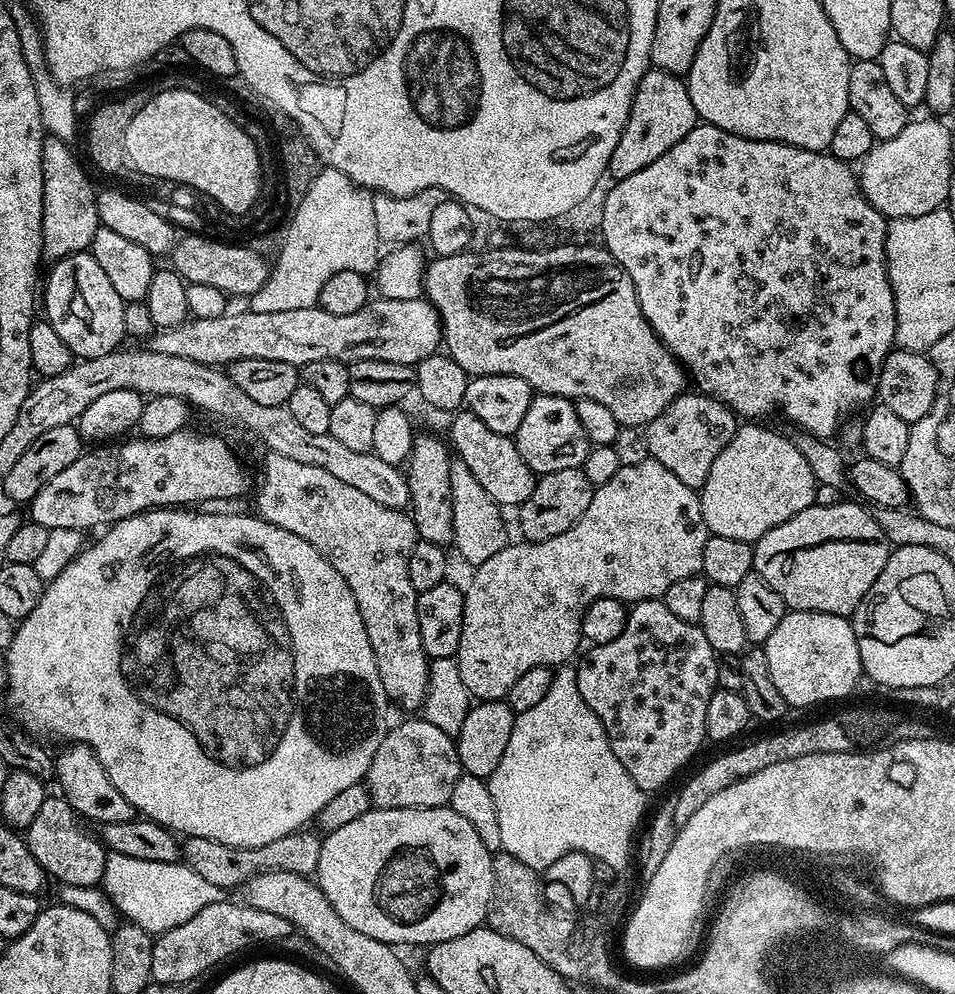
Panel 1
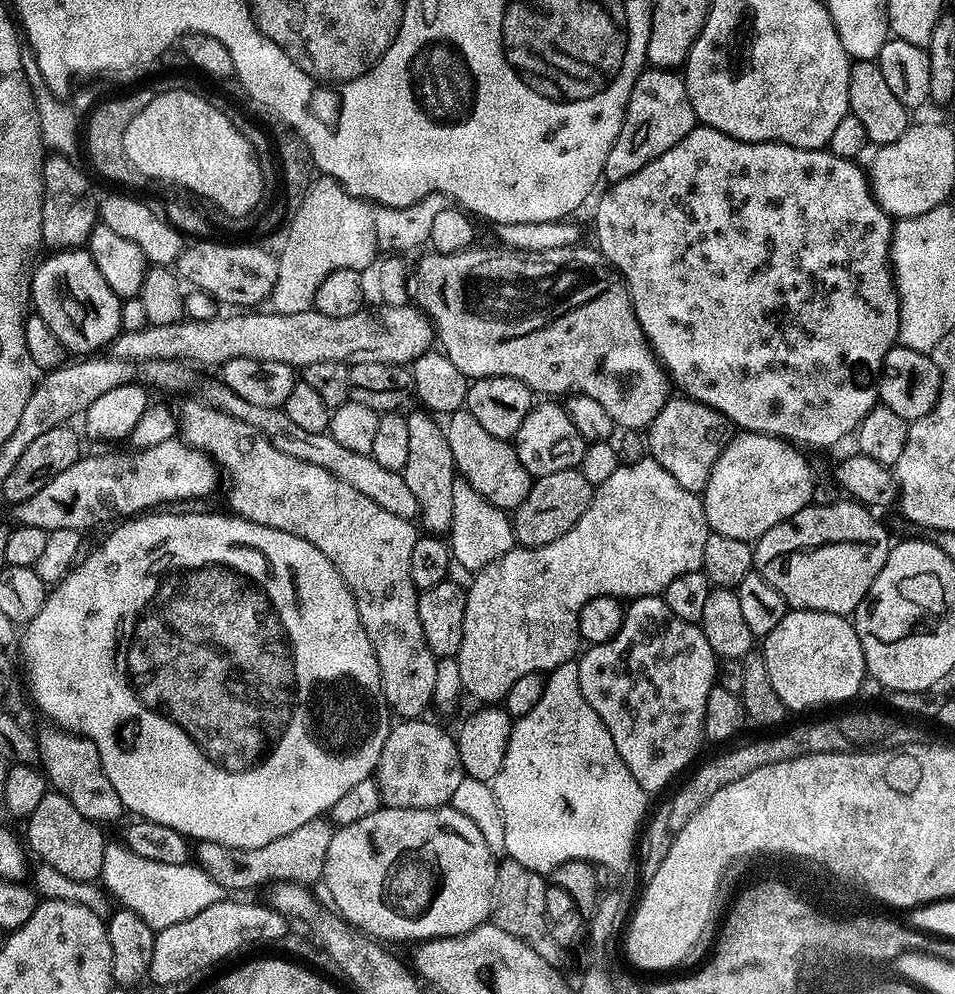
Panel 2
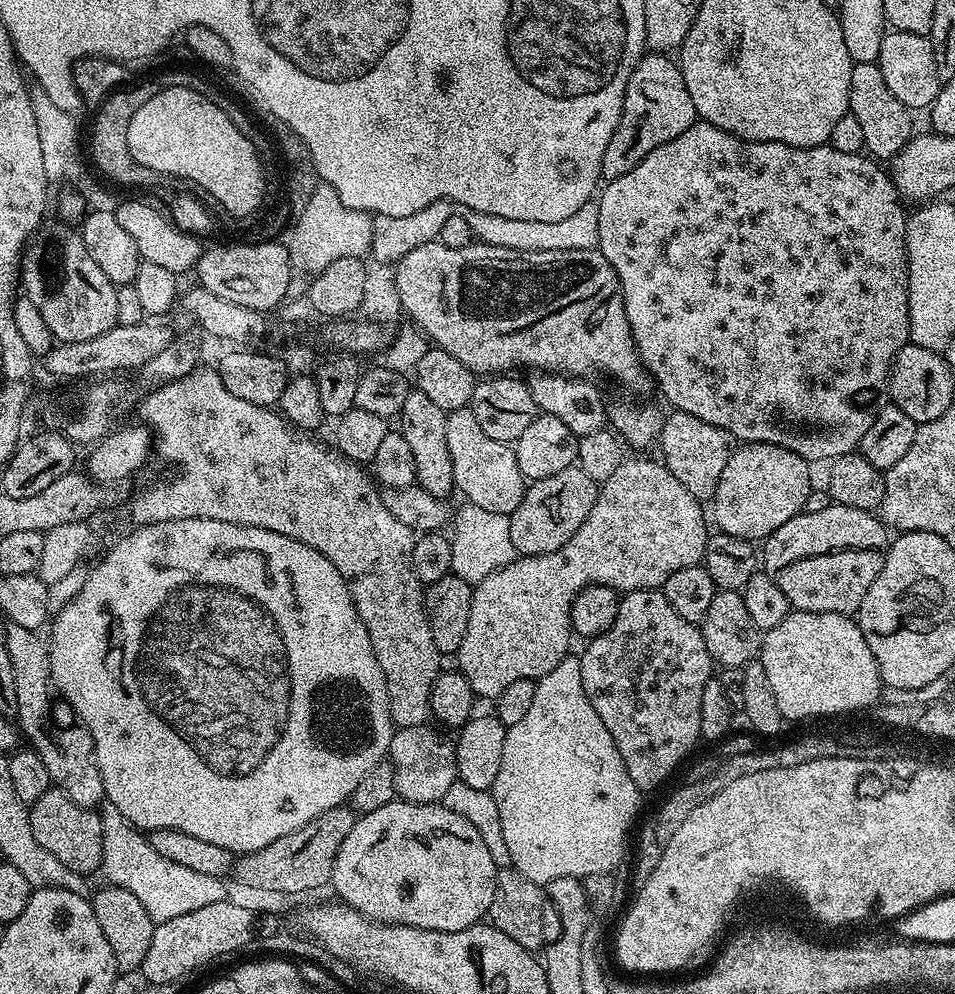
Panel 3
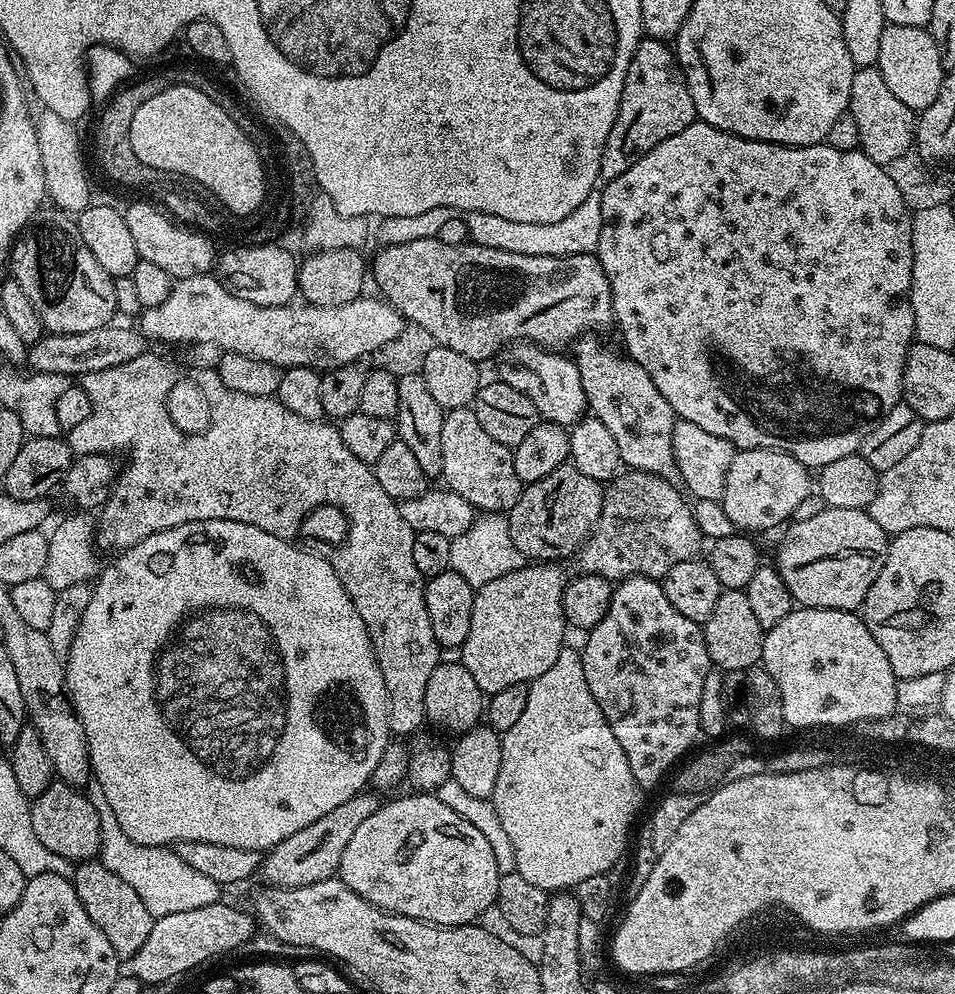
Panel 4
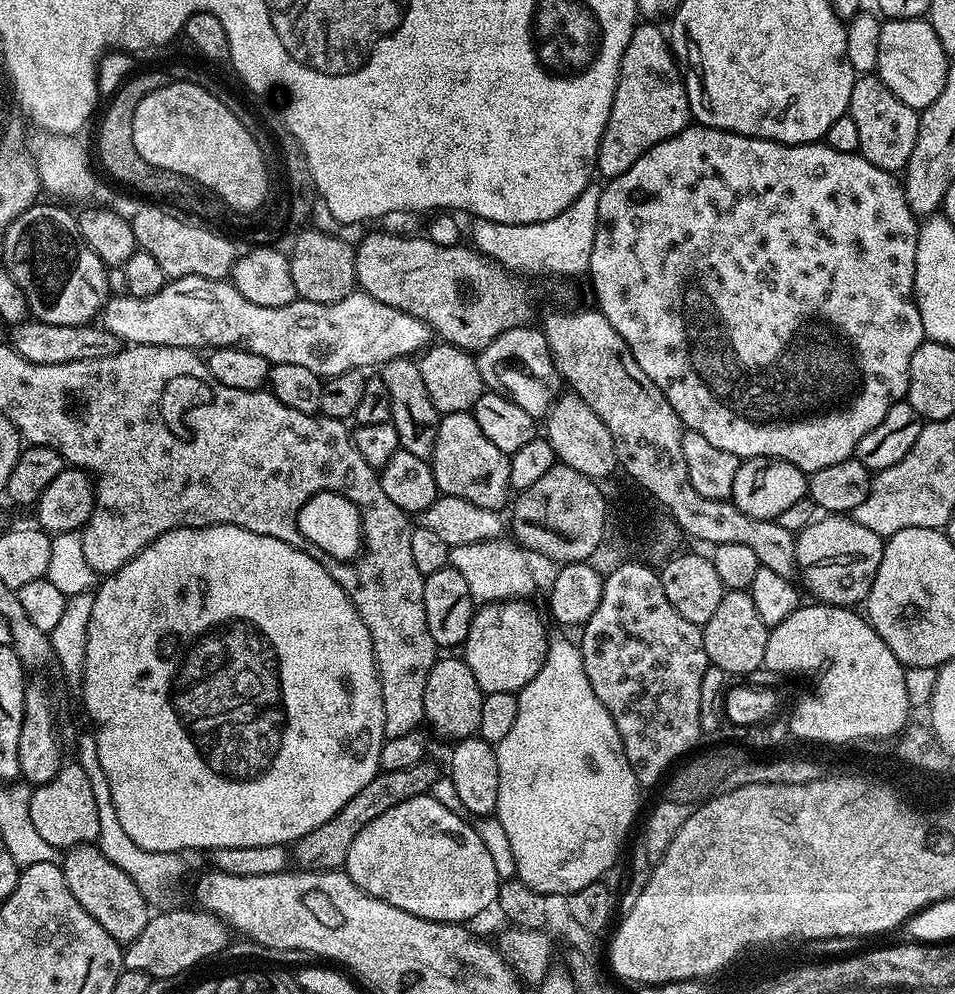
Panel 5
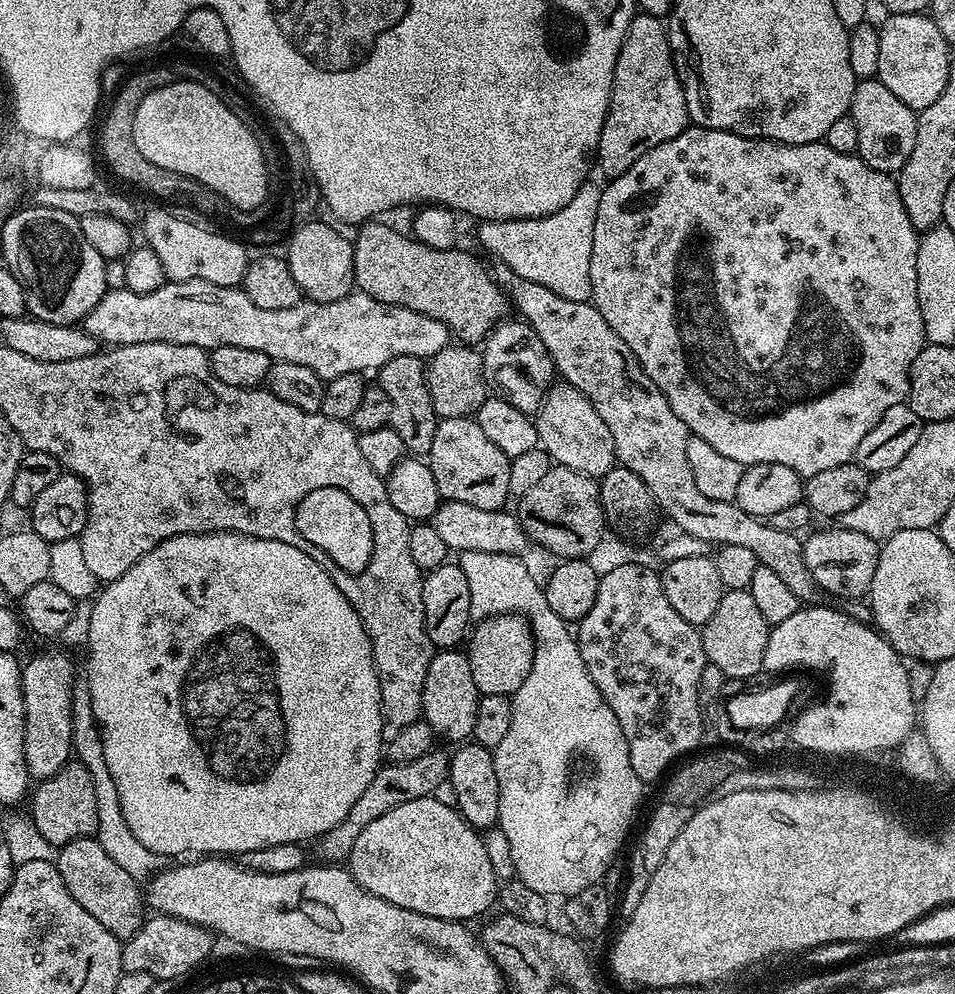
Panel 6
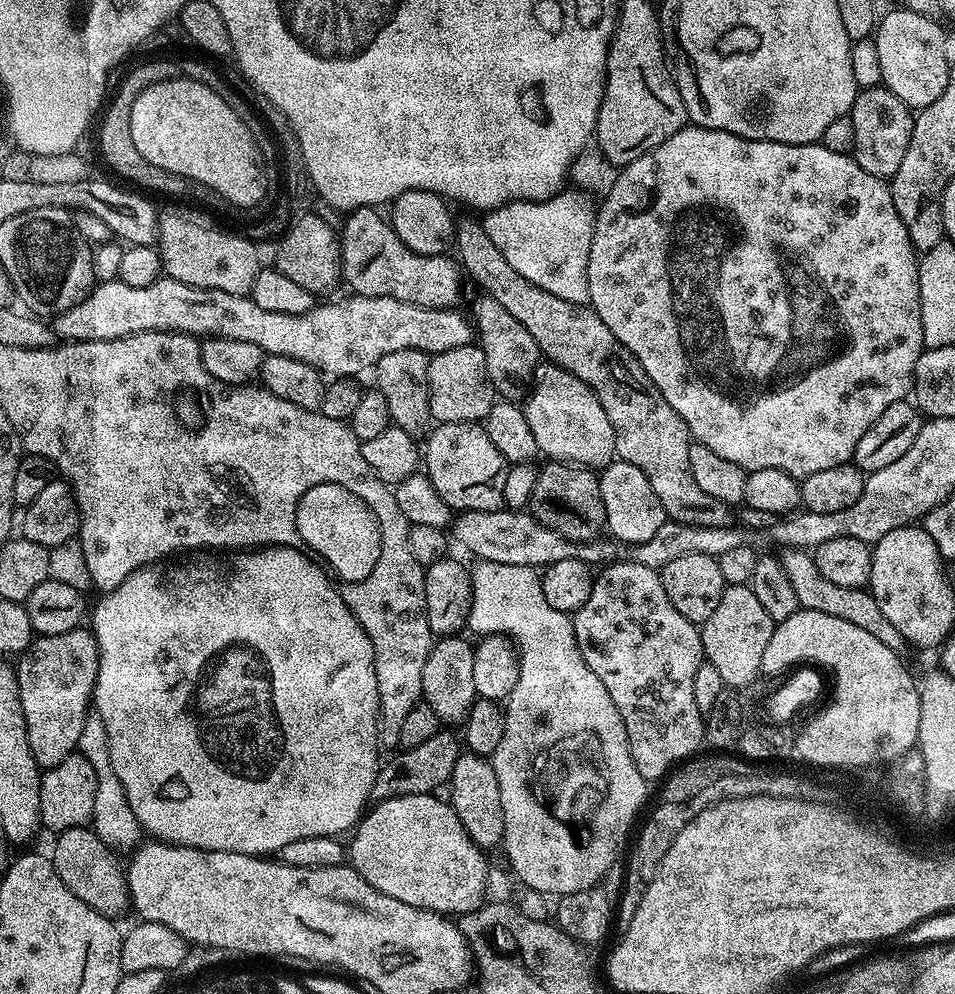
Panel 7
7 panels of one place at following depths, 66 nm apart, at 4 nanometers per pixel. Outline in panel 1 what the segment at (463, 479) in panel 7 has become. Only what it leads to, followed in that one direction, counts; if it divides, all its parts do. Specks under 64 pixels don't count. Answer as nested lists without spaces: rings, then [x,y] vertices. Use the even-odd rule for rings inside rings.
[[[460,410],[452,418],[451,447],[454,452],[456,447],[455,455],[467,466],[470,474],[474,474],[478,486],[490,494],[495,504],[519,506],[526,502],[526,498],[530,498],[530,490],[534,490],[538,476],[530,466],[526,466],[522,454],[516,448],[515,439],[490,430],[490,426],[486,426],[486,422],[482,422],[482,418],[473,412]]]

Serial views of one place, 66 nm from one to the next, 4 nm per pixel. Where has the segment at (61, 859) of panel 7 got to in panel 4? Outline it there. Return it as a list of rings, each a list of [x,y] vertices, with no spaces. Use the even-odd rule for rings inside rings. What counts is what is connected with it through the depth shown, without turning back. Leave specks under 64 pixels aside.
[[[99,859],[77,863],[71,881],[76,887],[76,893],[86,914],[90,914],[94,926],[98,926],[102,934],[106,934],[110,946],[114,946],[121,961],[131,961],[132,956],[138,954],[138,950],[142,950],[142,946],[146,943],[154,919],[150,910],[146,910],[142,898],[138,898],[137,892],[129,884],[122,882],[118,874],[106,870],[106,866],[101,864]]]

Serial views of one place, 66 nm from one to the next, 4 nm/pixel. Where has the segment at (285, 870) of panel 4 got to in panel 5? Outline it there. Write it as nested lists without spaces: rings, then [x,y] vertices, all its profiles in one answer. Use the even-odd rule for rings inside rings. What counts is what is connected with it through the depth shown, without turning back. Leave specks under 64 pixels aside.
[[[421,762],[410,766],[410,770],[394,770],[393,772],[381,771],[373,780],[366,782],[366,786],[330,822],[322,822],[310,834],[306,834],[302,839],[295,841],[291,849],[290,856],[294,861],[295,867],[306,872],[334,872],[344,868],[346,858],[350,854],[350,846],[354,846],[354,838],[378,814],[386,814],[390,806],[398,806],[398,802],[406,802],[415,796],[422,796],[431,793],[434,782],[438,777],[438,771],[429,762]]]

